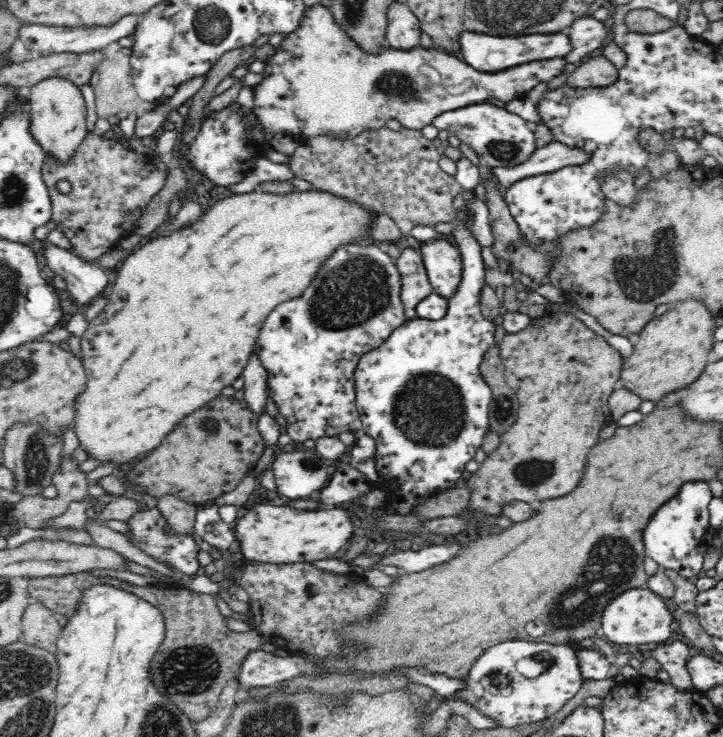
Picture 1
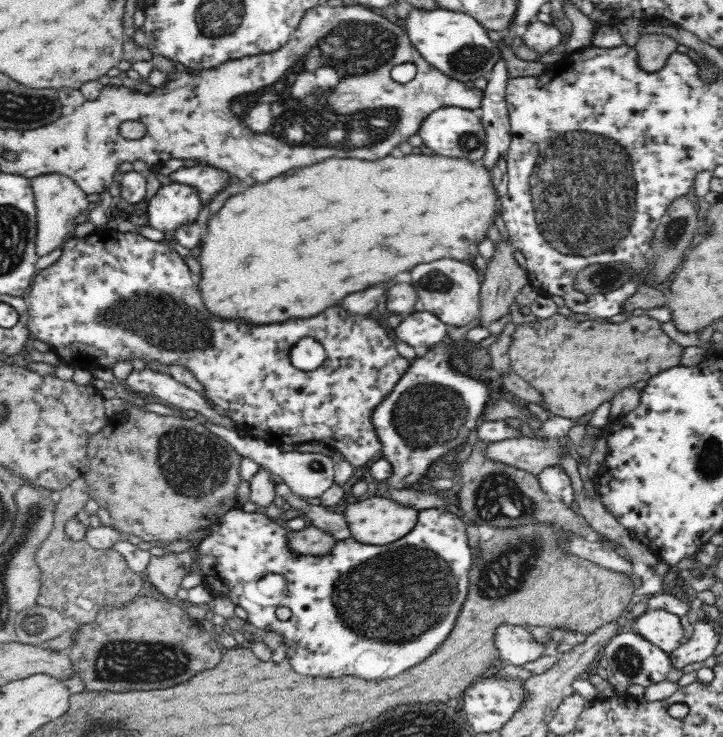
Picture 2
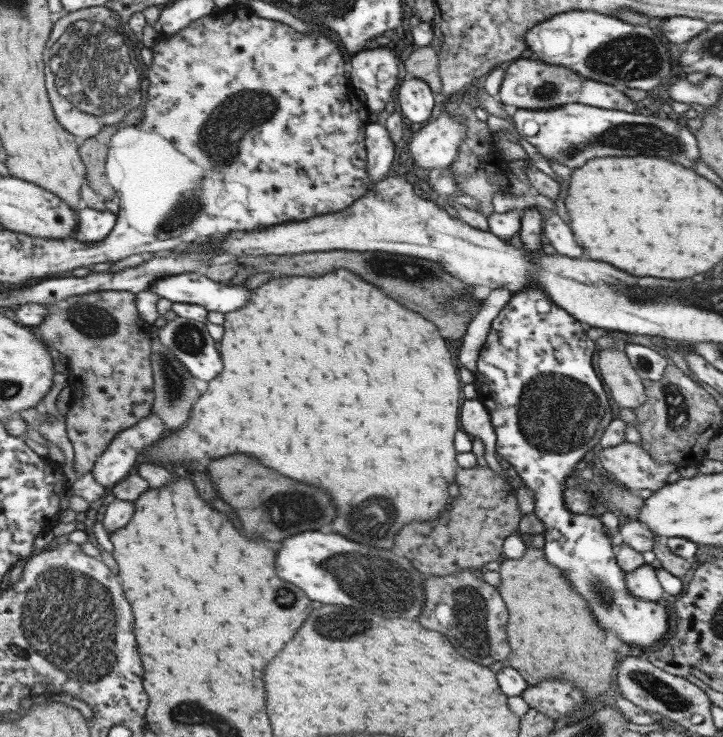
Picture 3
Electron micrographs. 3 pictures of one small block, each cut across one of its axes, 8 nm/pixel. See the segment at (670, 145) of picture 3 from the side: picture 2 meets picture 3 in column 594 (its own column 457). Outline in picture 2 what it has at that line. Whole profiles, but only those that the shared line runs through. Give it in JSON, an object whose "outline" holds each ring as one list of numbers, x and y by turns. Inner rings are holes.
{"outline":[[445,106,435,110,426,116,422,126,418,130,420,138,428,148,434,150,434,154,450,156,450,158,467,158,468,160,480,160,485,154,487,138,481,118,470,109,457,106]]}

